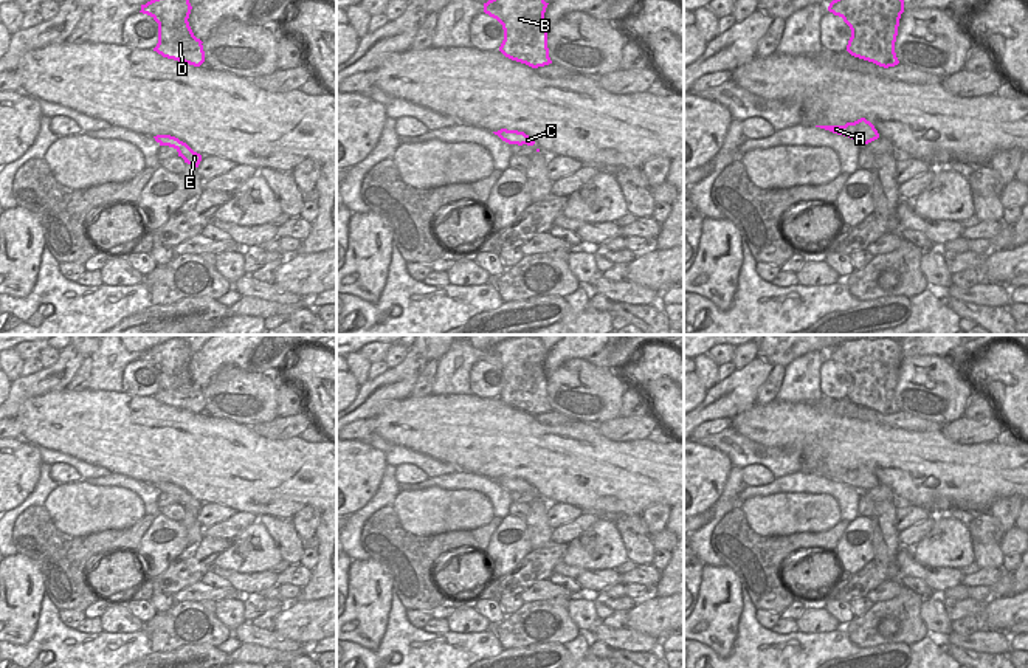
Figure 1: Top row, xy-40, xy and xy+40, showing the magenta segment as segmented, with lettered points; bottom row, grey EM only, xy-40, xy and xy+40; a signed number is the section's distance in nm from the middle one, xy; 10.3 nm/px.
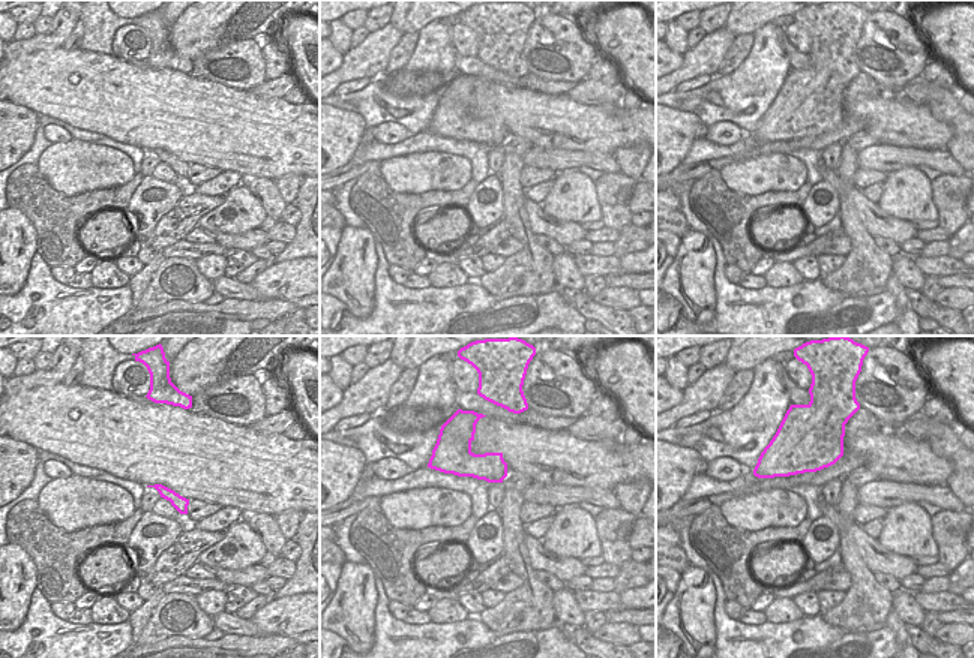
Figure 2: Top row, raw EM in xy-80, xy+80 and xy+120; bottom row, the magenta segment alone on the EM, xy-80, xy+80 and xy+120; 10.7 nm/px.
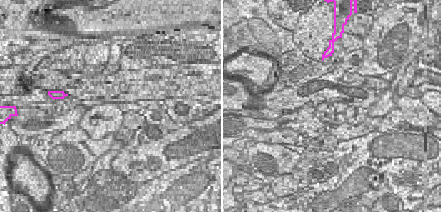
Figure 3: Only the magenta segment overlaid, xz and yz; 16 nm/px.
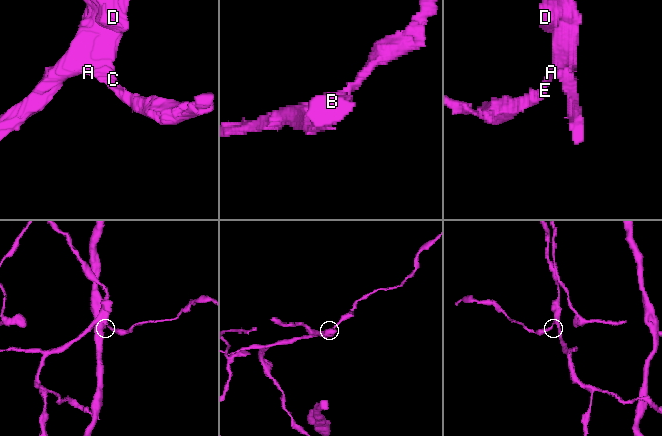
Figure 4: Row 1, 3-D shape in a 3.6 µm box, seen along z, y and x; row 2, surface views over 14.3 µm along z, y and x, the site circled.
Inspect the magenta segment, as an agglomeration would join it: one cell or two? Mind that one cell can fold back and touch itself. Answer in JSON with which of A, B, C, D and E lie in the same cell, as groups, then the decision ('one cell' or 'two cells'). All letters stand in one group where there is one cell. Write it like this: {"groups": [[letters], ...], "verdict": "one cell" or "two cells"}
{"groups": [["A", "B", "C", "D", "E"]], "verdict": "one cell"}

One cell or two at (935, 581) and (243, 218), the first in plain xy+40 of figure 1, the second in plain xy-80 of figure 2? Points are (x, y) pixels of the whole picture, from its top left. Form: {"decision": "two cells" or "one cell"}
{"decision": "two cells"}

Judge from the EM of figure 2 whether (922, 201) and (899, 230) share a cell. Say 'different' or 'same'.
different

